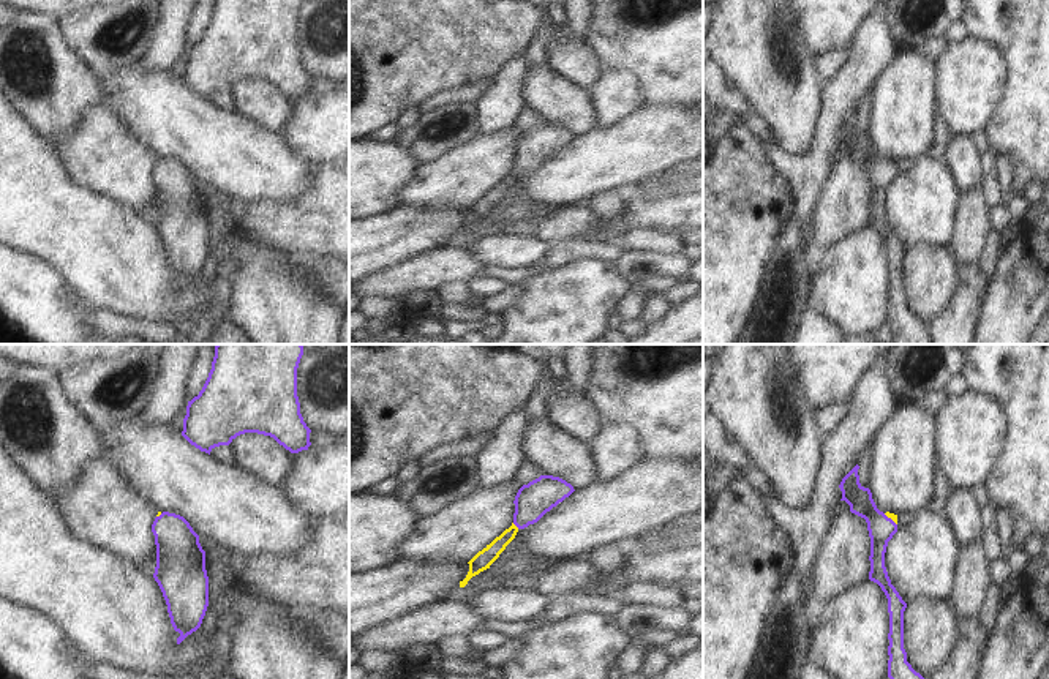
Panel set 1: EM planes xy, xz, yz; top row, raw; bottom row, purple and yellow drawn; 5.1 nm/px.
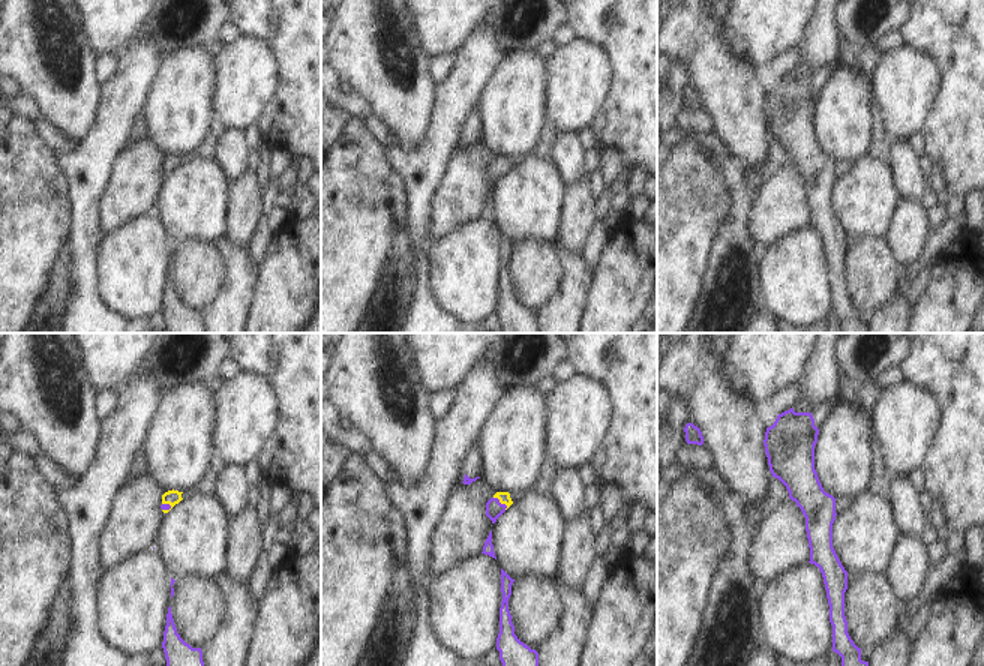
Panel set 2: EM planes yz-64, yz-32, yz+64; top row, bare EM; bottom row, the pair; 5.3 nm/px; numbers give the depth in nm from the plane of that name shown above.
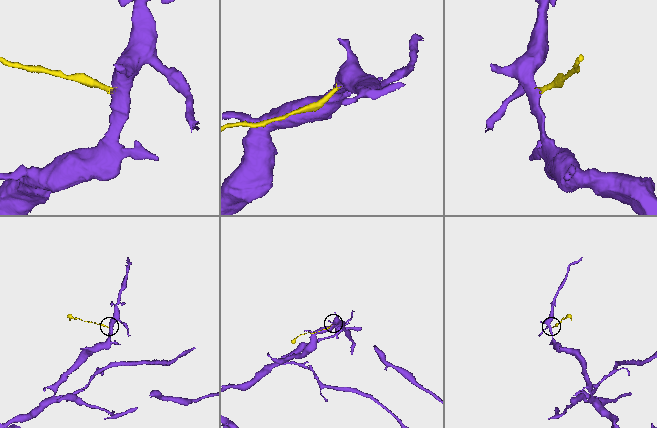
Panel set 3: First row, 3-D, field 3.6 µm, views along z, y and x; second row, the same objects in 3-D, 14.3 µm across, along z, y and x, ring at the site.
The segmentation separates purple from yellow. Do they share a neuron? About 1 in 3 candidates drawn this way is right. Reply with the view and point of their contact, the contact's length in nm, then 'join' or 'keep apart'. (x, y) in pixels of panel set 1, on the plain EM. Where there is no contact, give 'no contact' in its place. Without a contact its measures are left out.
xz (515, 171) | 50 nm | join

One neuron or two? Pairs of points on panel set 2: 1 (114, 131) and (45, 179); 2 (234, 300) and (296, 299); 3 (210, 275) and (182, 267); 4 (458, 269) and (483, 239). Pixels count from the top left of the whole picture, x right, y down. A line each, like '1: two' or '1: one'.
1: two
2: two
3: one
4: one

